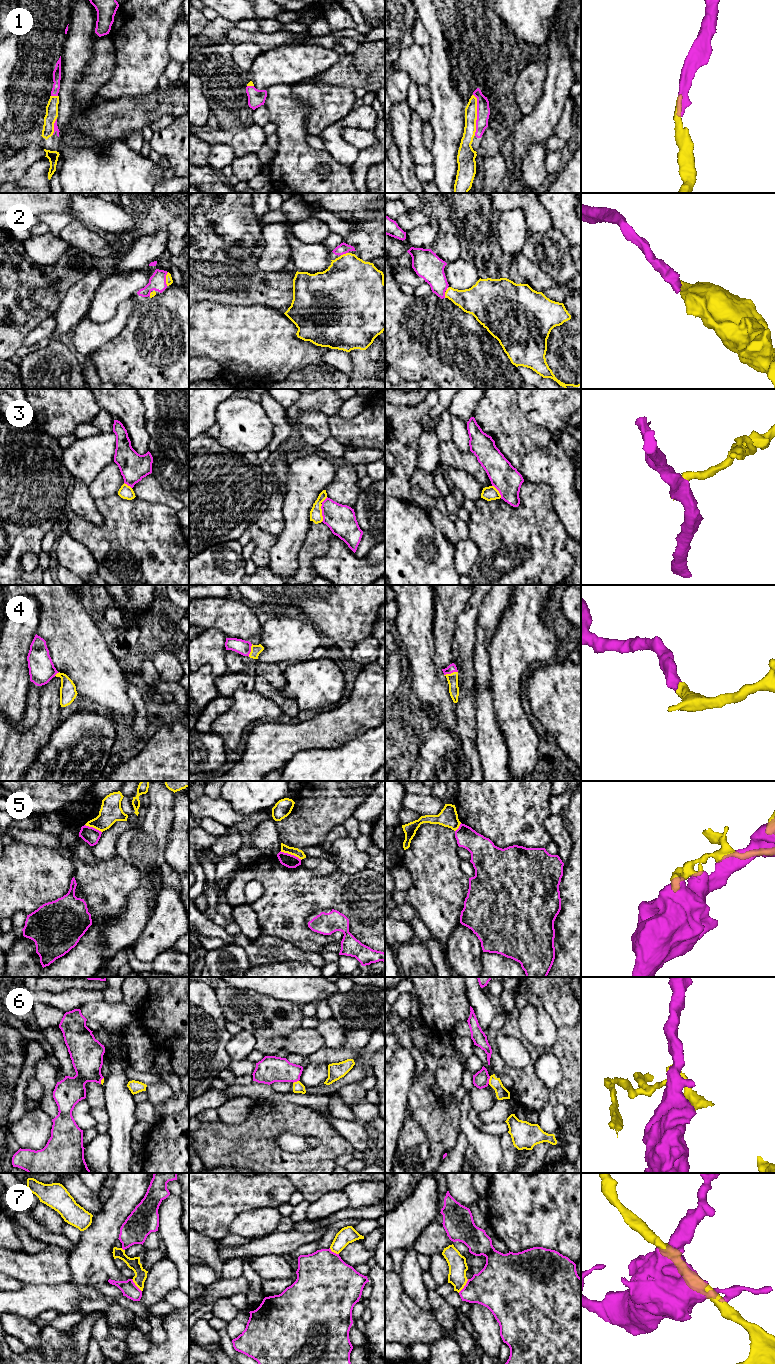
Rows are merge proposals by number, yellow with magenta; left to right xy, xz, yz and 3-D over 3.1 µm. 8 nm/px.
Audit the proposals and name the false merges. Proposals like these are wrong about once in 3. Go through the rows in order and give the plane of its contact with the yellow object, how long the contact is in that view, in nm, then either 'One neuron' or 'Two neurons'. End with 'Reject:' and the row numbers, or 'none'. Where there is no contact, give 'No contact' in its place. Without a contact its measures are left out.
1: Touches yellow in yz. Shared border 340 nm. One neuron
2: Touches yellow in xy. Shared border 110 nm. One neuron
3: Touches yellow in xz. Shared border 140 nm. Two neurons
4: Touches yellow in yz. Shared border 120 nm. One neuron
5: Touches yellow in xz. Shared border 190 nm. Two neurons
6: Touches yellow in yz. Shared border 70 nm. Two neurons
7: Touches yellow in yz. Shared border 140 nm. Two neurons
Reject: 3, 5, 6, 7

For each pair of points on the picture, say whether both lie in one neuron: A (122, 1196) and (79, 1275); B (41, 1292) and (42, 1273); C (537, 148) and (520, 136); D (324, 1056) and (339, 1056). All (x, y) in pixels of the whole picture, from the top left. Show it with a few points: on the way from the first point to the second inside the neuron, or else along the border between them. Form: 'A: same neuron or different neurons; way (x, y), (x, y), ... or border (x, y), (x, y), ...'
A: same neuron; way (112, 1216), (91, 1255)
B: different neurons; border (64, 1282), (57, 1284), (24, 1284)
C: different neurons; border (544, 141), (528, 145), (527, 154), (522, 165)
D: same neuron; way (328, 1056), (335, 1056)

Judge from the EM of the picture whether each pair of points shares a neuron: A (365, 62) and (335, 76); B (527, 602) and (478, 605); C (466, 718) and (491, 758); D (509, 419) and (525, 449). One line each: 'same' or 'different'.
A: same
B: different
C: different
D: same

